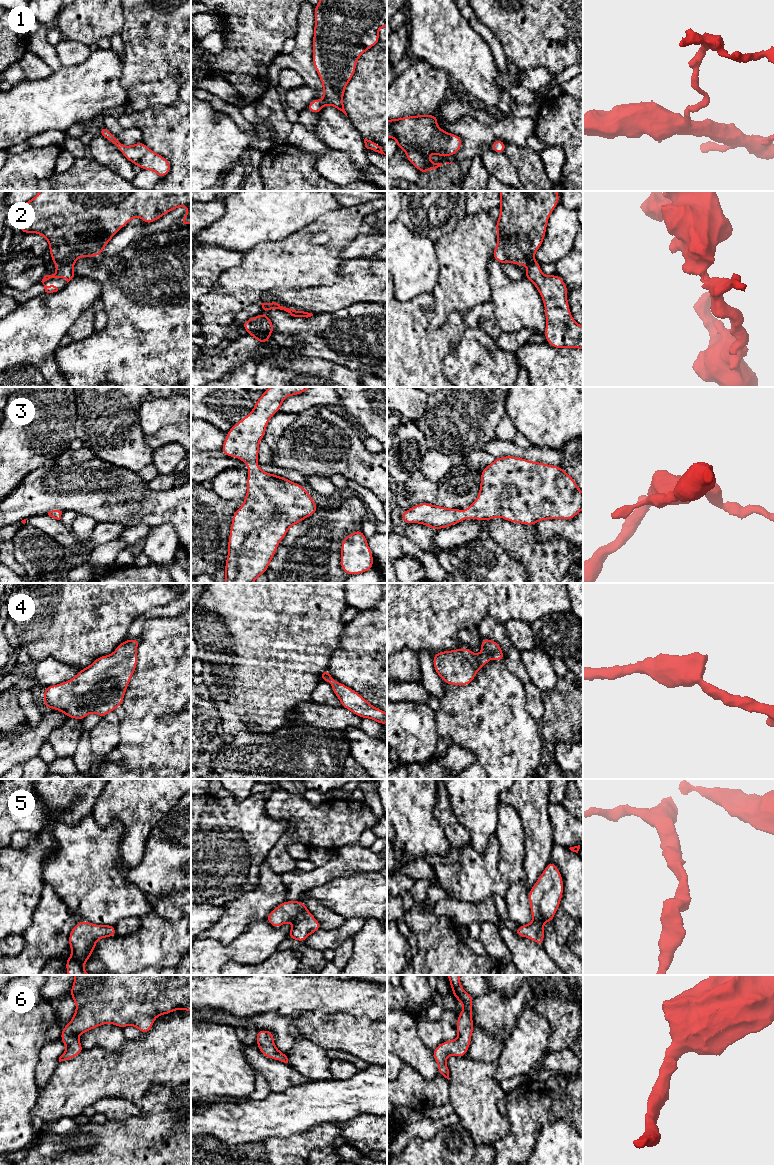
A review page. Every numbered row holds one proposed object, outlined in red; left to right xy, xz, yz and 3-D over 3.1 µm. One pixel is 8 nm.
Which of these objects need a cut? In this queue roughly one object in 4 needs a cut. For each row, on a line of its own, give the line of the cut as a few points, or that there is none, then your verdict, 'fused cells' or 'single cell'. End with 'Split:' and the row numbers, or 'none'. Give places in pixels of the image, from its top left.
1: no cut | single cell
2: no cut | single cell
3: no cut | single cell
4: no cut | single cell
5: no cut | single cell
6: no cut | single cell
Split: none

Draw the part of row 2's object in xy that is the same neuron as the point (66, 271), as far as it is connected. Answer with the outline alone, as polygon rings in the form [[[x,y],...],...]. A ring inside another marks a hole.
[[[40,191],[40,192],[39,192],[39,193],[38,193],[38,194],[37,194],[37,195],[36,195],[36,196],[35,196],[35,197],[34,197],[34,198],[32,198],[32,199],[31,199],[31,200],[29,200],[29,201],[27,201],[27,202],[26,202],[26,203],[24,203],[24,204],[22,204],[22,205],[20,205],[20,206],[18,206],[18,208],[17,208],[17,209],[16,209],[16,211],[17,211],[17,215],[18,215],[18,228],[20,228],[20,229],[21,229],[21,231],[22,231],[22,232],[23,232],[23,233],[24,233],[24,234],[28,234],[28,233],[37,233],[37,234],[39,234],[39,235],[41,235],[41,236],[43,236],[43,237],[45,237],[45,238],[46,238],[46,239],[47,239],[47,241],[48,241],[48,243],[49,243],[49,251],[50,251],[50,256],[51,256],[51,259],[52,259],[52,260],[53,260],[53,262],[54,262],[54,264],[55,264],[55,266],[56,266],[56,267],[57,267],[57,269],[56,269],[56,272],[55,272],[55,273],[54,273],[54,274],[52,274],[52,275],[45,275],[45,276],[44,276],[44,278],[43,278],[43,279],[42,279],[42,281],[41,281],[41,282],[42,282],[42,283],[43,283],[43,285],[44,285],[44,289],[45,289],[45,292],[47,292],[47,293],[53,293],[53,292],[57,292],[57,291],[58,291],[58,288],[57,288],[57,287],[56,287],[56,286],[54,286],[54,285],[50,285],[50,286],[46,286],[46,285],[45,285],[45,284],[44,284],[44,282],[45,282],[45,281],[47,281],[47,280],[49,280],[49,279],[50,279],[50,278],[65,278],[65,279],[66,279],[66,281],[67,281],[67,283],[68,283],[68,282],[69,282],[69,281],[70,281],[70,280],[71,280],[71,279],[72,279],[72,278],[73,278],[73,277],[74,277],[74,263],[75,263],[75,262],[76,262],[76,261],[77,261],[77,260],[78,260],[78,259],[79,259],[79,258],[80,258],[80,257],[94,257],[94,256],[100,256],[100,255],[101,255],[101,253],[102,253],[102,251],[103,251],[103,249],[104,249],[104,248],[105,248],[105,247],[106,247],[106,245],[107,245],[107,244],[108,244],[108,243],[109,243],[109,241],[110,241],[110,240],[111,240],[111,239],[112,239],[112,238],[113,238],[113,236],[114,236],[114,235],[115,235],[115,234],[116,234],[116,233],[117,233],[117,232],[118,232],[118,231],[119,231],[119,230],[120,230],[120,229],[122,229],[122,228],[123,228],[123,227],[124,227],[124,226],[125,226],[125,225],[126,225],[126,224],[127,224],[127,223],[129,223],[129,222],[130,222],[130,221],[131,221],[131,220],[132,220],[132,219],[133,219],[133,218],[135,218],[135,217],[140,217],[140,218],[141,218],[141,219],[142,219],[142,220],[143,220],[143,222],[144,222],[144,223],[146,223],[146,224],[150,224],[150,223],[152,223],[152,222],[154,222],[154,221],[157,221],[157,220],[158,220],[158,219],[159,219],[159,218],[161,218],[161,217],[162,217],[162,216],[163,216],[163,215],[165,215],[165,214],[167,214],[167,213],[169,213],[169,212],[171,212],[171,211],[172,211],[172,210],[174,210],[174,209],[176,209],[176,208],[178,208],[178,207],[181,207],[181,206],[187,206],[187,207],[188,207],[188,211],[187,211],[187,213],[186,213],[186,214],[185,214],[185,215],[184,215],[184,217],[183,217],[183,218],[182,218],[182,220],[181,220],[181,224],[182,224],[182,227],[183,227],[183,226],[187,226],[187,225],[189,225],[189,224],[191,224],[191,191]]]

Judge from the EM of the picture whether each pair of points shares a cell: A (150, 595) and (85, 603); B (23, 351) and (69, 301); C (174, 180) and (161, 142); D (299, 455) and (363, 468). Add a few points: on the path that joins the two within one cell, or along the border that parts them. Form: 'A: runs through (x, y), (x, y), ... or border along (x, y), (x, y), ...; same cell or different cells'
A: runs through (134, 595), (116, 595), (113, 598), (101, 598); same cell
B: runs through (33, 338), (33, 335), (56, 312); same cell
C: runs through (176, 171), (176, 157), (170, 151); same cell
D: runs through (315, 455), (347, 455); same cell

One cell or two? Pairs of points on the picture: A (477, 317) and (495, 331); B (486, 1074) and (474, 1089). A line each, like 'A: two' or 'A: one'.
A: one
B: one

